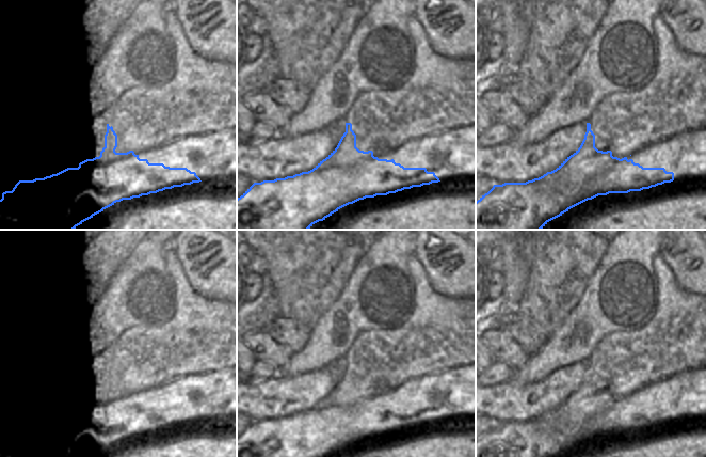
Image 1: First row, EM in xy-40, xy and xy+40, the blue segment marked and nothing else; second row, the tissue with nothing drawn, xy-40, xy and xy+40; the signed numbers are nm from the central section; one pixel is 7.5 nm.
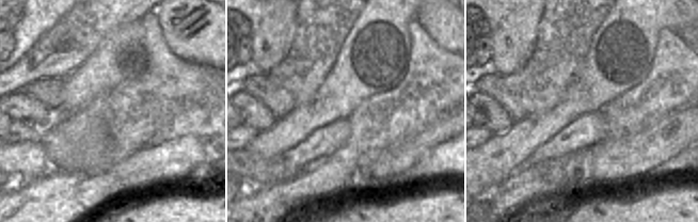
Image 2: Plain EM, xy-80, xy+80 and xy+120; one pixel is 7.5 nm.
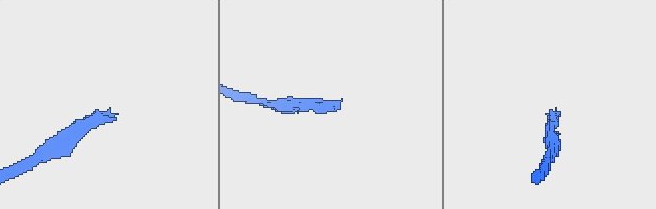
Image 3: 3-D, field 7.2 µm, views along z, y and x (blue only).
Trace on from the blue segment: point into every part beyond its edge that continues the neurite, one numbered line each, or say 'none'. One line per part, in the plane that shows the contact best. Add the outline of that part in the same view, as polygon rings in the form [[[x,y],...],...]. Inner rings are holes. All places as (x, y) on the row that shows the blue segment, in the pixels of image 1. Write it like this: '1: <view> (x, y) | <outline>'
1: xy-40 (211, 156) | [[[237,127],[189,136],[139,154],[149,163],[187,168],[200,180],[237,178]]]

